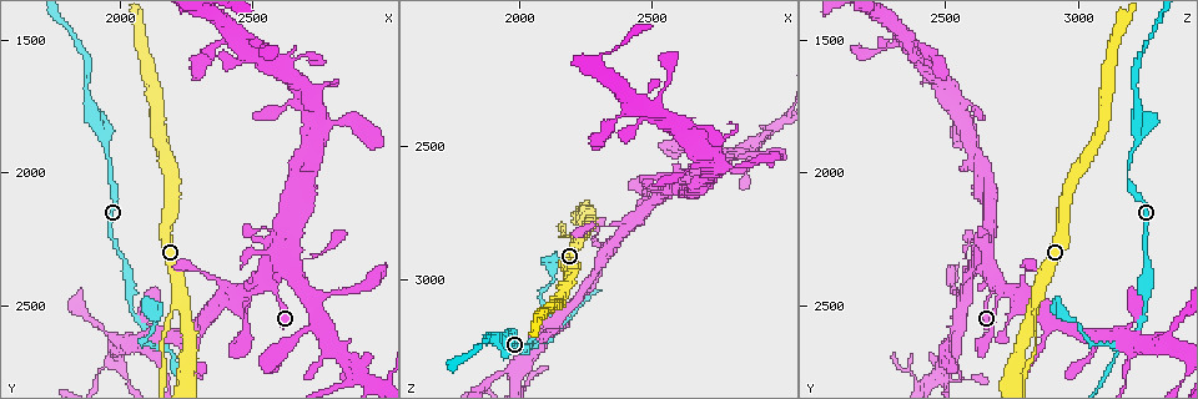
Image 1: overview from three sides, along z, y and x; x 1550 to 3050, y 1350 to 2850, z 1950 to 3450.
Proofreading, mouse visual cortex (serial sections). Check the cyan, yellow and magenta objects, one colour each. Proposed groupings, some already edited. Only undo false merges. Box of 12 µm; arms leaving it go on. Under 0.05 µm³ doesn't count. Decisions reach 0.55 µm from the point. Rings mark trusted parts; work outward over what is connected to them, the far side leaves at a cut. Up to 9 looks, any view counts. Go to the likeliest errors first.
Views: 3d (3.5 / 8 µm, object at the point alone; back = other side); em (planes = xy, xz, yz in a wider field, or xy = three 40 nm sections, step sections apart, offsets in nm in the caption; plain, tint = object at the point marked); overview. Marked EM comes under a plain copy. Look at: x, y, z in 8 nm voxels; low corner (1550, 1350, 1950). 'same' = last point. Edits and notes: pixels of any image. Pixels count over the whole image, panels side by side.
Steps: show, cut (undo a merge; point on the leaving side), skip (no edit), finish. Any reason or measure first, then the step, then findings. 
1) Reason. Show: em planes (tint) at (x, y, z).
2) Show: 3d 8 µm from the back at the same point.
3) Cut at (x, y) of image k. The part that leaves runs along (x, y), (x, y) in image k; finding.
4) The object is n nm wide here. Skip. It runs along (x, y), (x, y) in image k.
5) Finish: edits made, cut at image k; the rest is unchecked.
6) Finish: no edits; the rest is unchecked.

Two arms in line, one across. Show: 3d 3.5 µm from the back at (2230, 2480, 2840).

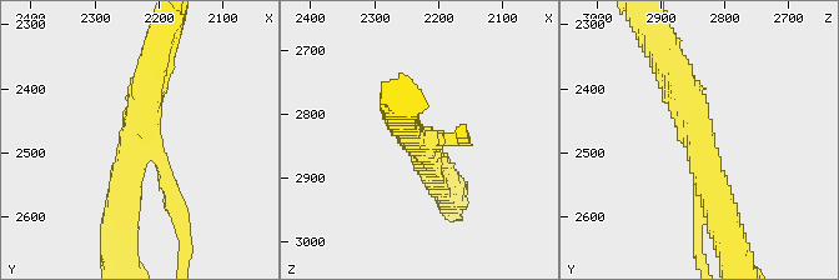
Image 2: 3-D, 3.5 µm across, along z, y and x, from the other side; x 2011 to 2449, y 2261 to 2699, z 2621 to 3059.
Show: em planes (tint) at (2230, 2485, 2845).

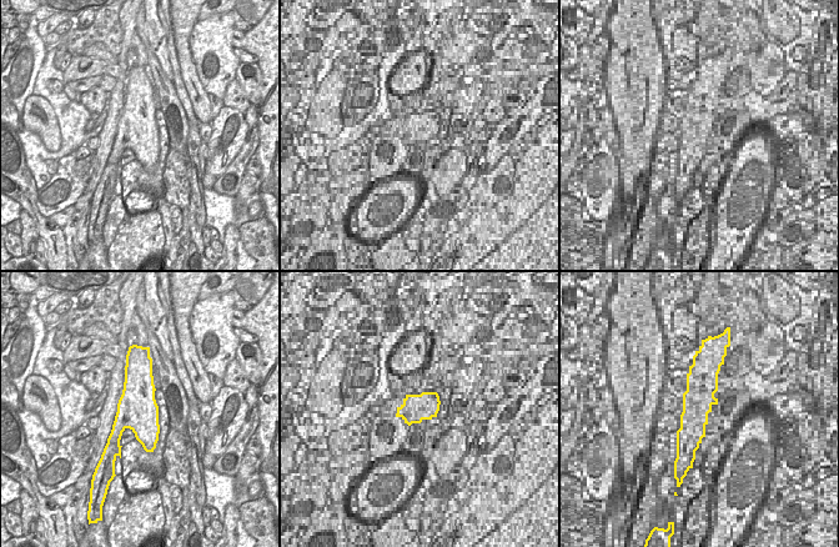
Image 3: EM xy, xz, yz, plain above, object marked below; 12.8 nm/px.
3 arms meet here. Skip. It runs along (672, 68), (688, 94), (723, 216) in image 2; continuous, no second cell.

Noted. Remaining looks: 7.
Calibre changes. Show: 3d 3.5 µm at (1880, 1730, 3230).

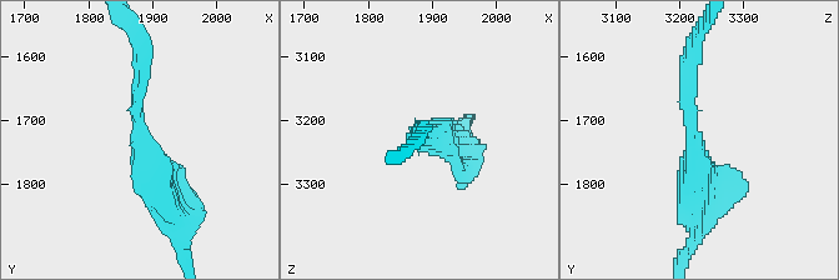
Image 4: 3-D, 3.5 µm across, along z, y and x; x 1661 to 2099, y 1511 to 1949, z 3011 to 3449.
The arms are 150, 400 nm wide; shape alone is not enough. Show: em planes (tint) at (1885, 1720, 3220).

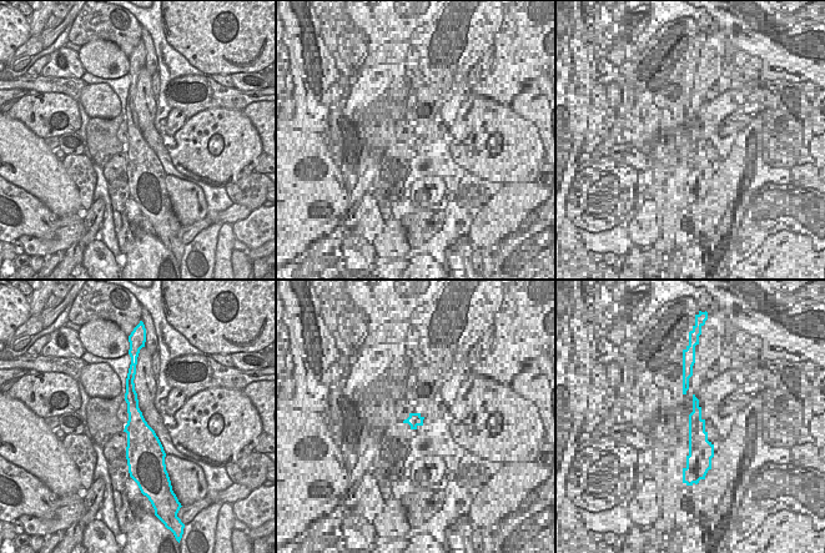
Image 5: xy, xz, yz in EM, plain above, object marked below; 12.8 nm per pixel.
Show: em xy step 3 (tint) at the same point.

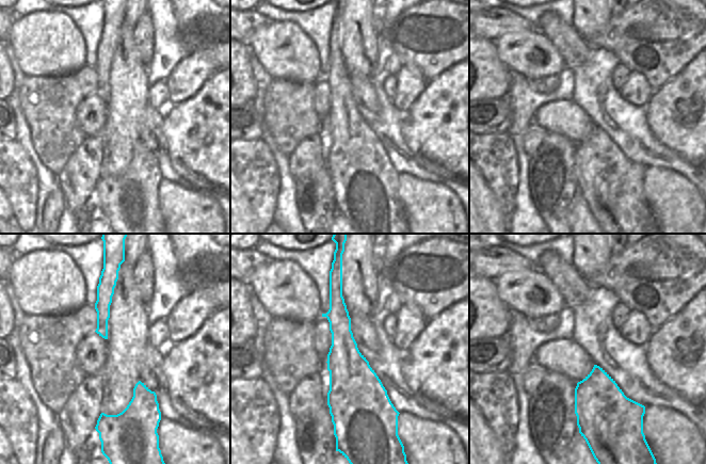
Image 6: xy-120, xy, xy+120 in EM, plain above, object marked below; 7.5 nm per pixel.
Skip. It runs along (112, 284), (102, 303), (105, 335) in image 6; continuous, no second cell.

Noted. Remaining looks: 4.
Looks like a crossing. Show: 3d 3.5 µm at (2590, 2320, 2650).

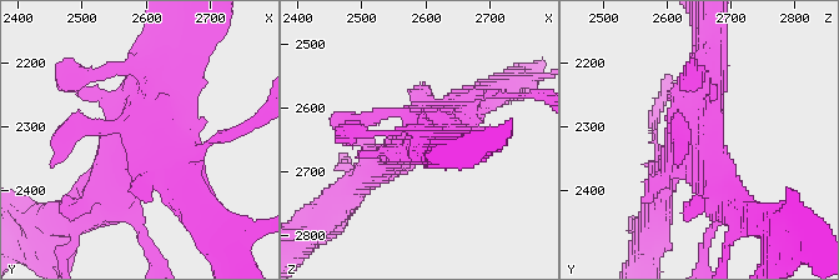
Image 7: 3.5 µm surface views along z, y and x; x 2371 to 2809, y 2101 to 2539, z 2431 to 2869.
Now the EM. Show: em xy step 1 (tint) at (2595, 2320, 2645).

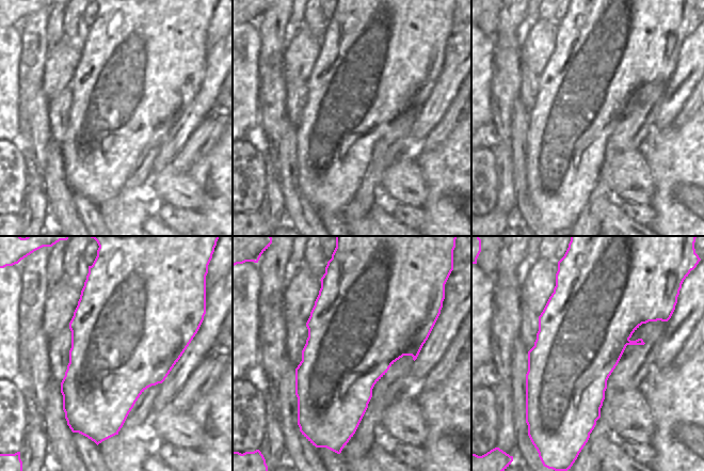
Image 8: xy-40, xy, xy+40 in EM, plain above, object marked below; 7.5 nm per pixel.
The object is 750 nm wide here. Skip. It runs along (121, 208), (114, 174), (167, 63) in image 7; one cell here.

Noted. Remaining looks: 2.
Small branch off a trunk. Show: 3d 8 µm at (2410, 1500, 2370).

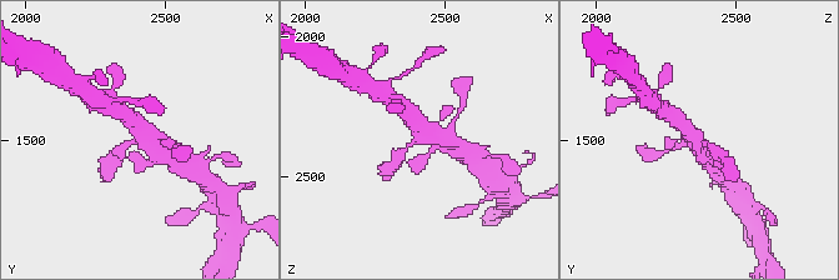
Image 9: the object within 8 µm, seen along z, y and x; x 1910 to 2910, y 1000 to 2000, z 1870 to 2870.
Shape alone is not enough. Show: em planes (tint) at (2420, 1500, 2370).

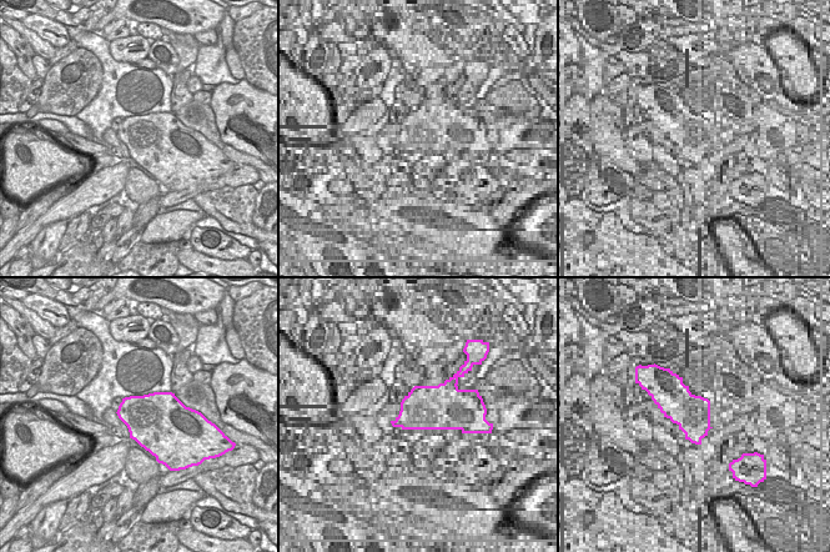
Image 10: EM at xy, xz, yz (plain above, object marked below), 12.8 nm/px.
Skip. It runs along (179, 160), (127, 115) in image 9; continuous, no second cell.

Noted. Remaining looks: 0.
Finish: no edits; the rest is unchecked.

